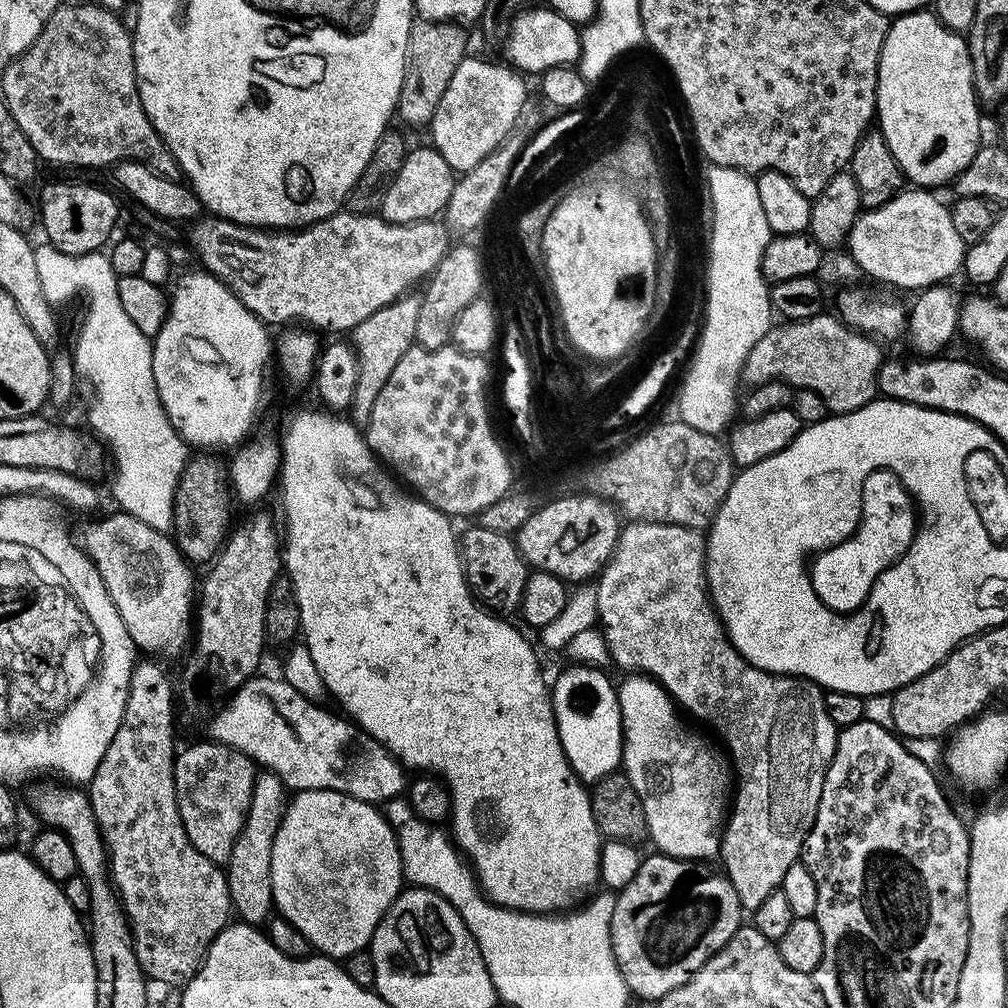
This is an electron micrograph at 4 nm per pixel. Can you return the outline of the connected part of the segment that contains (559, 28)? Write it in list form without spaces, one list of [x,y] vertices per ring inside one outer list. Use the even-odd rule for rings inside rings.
[[[533,6],[516,17],[503,37],[504,60],[524,74],[542,74],[551,68],[566,68],[575,65],[580,59],[580,38],[581,29],[562,18],[562,14],[555,12],[551,6]]]

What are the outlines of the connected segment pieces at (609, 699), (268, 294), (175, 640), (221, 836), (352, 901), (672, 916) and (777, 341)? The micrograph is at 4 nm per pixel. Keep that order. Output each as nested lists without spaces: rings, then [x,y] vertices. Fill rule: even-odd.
[[[573,663],[550,688],[552,709],[556,715],[558,734],[568,764],[581,782],[595,782],[621,767],[624,755],[624,722],[620,719],[620,697],[615,683],[608,681],[607,671]]]
[[[347,210],[335,212],[330,218],[299,230],[247,228],[211,214],[191,221],[189,228],[192,229],[188,232],[188,244],[200,259],[199,267],[218,277],[265,325],[292,326],[299,322],[321,333],[332,332],[328,334],[351,333],[375,311],[400,300],[411,284],[420,279],[421,283],[432,275],[450,247],[449,229],[439,219],[391,224],[379,214],[359,216]]]
[[[116,510],[113,513],[113,516],[94,521],[85,530],[82,539],[84,552],[94,562],[106,586],[106,594],[110,594],[110,602],[118,606],[118,614],[122,614],[122,622],[137,649],[156,658],[176,656],[180,651],[183,653],[189,647],[194,632],[194,593],[198,584],[192,581],[193,569],[186,563],[171,535],[154,530],[154,526],[146,526],[146,522],[138,522],[138,518],[125,512]]]
[[[207,743],[192,744],[177,751],[174,766],[176,801],[182,826],[190,842],[203,856],[224,866],[244,825],[244,815],[250,806],[250,794],[254,794],[258,768],[249,756],[230,746]]]
[[[330,790],[298,792],[287,801],[284,817],[278,826],[278,832],[274,834],[274,850],[270,858],[270,870],[272,871],[272,903],[275,911],[286,917],[295,928],[302,930],[302,934],[306,934],[306,938],[317,953],[329,958],[346,958],[355,952],[365,951],[372,943],[372,935],[378,922],[384,917],[386,910],[396,901],[396,897],[400,895],[402,885],[405,883],[396,831],[388,825],[388,819],[384,817],[383,811],[377,805],[367,804],[353,796]]]
[[[655,854],[641,859],[634,878],[619,889],[614,914],[610,922],[612,953],[629,993],[640,1000],[655,1002],[670,990],[678,990],[705,962],[742,927],[742,909],[738,894],[723,871],[708,868],[707,863],[679,860],[673,856]]]
[[[832,314],[781,325],[781,328],[773,326],[744,359],[742,380],[745,385],[783,380],[796,390],[809,388],[814,394],[822,394],[822,402],[826,402],[832,414],[853,412],[877,399],[880,365],[886,356],[880,353],[881,345],[873,337],[849,328]]]

